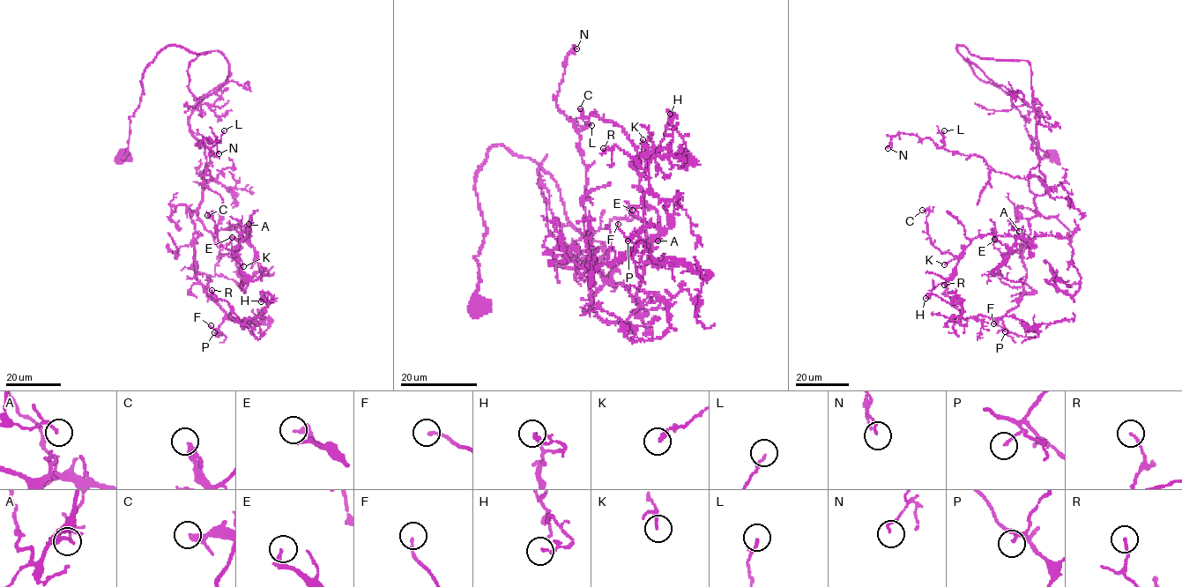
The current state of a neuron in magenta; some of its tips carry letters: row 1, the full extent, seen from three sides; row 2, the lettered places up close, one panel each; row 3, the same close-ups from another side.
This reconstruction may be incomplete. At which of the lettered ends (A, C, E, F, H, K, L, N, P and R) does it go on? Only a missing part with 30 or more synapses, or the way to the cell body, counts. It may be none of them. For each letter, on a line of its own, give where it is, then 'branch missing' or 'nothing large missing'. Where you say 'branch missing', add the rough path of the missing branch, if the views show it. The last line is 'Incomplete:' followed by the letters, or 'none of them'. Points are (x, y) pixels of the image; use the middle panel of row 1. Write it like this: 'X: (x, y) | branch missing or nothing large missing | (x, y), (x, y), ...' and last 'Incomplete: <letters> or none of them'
A: (657, 241) | nothing large missing
C: (580, 108) | nothing large missing
E: (632, 210) | nothing large missing
F: (618, 224) | nothing large missing
H: (670, 114) | nothing large missing
K: (643, 139) | nothing large missing
L: (591, 125) | nothing large missing
N: (576, 48) | nothing large missing
P: (628, 241) | nothing large missing
R: (603, 148) | nothing large missing
Incomplete: none of them

